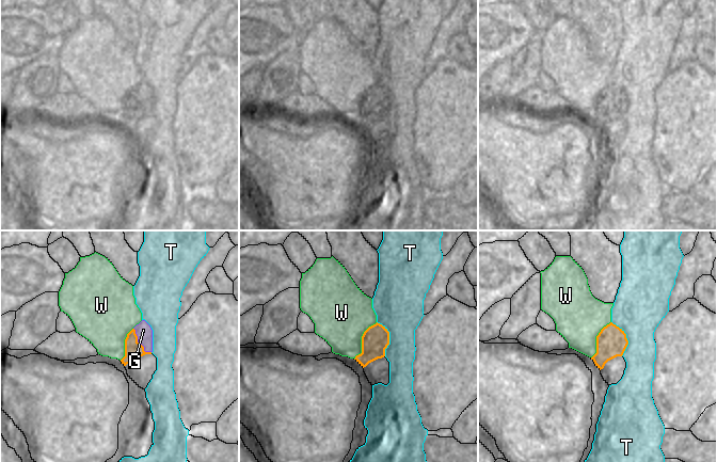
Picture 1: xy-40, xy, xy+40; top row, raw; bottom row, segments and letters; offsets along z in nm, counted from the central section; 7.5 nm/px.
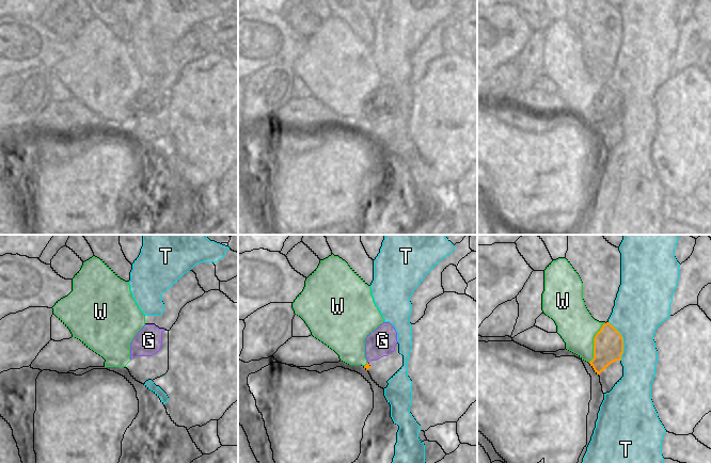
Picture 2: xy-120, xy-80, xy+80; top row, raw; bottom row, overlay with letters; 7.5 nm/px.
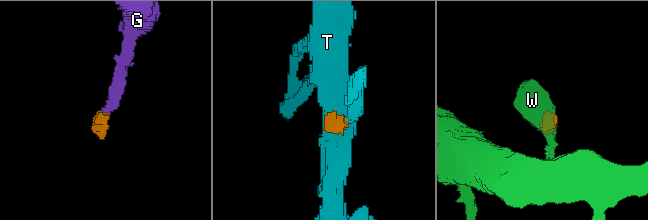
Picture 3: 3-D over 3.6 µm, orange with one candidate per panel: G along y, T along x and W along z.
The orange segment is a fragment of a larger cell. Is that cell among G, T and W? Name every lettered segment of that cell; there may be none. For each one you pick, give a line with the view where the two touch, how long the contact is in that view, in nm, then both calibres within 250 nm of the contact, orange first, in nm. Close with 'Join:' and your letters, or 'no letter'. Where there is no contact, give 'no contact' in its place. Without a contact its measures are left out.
G: meets orange in xy-40; contact 240 nm long; 140 nm thick on the orange side, 120 nm on the other
Join: G

